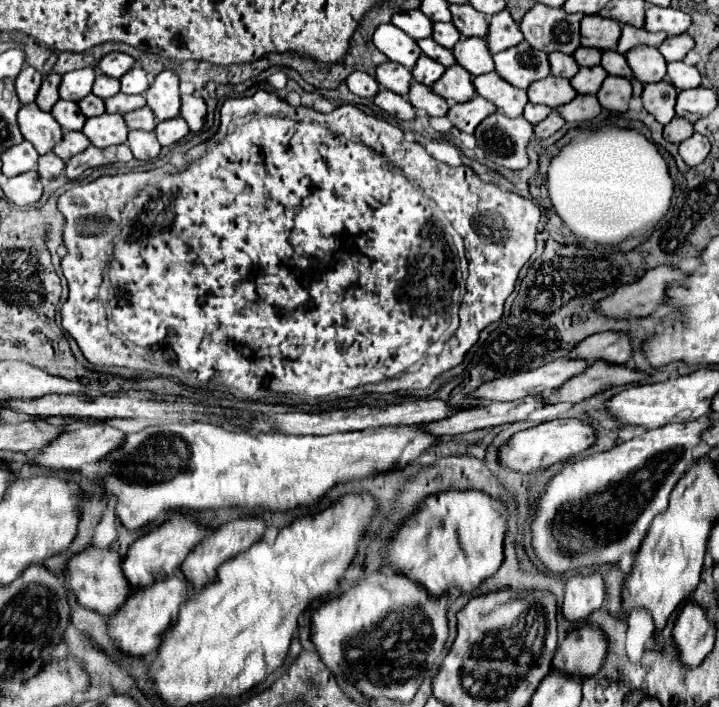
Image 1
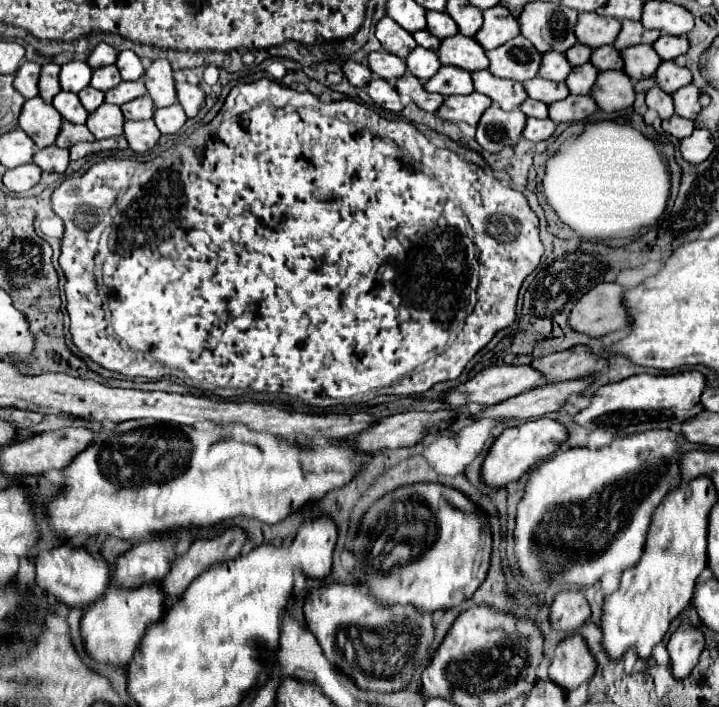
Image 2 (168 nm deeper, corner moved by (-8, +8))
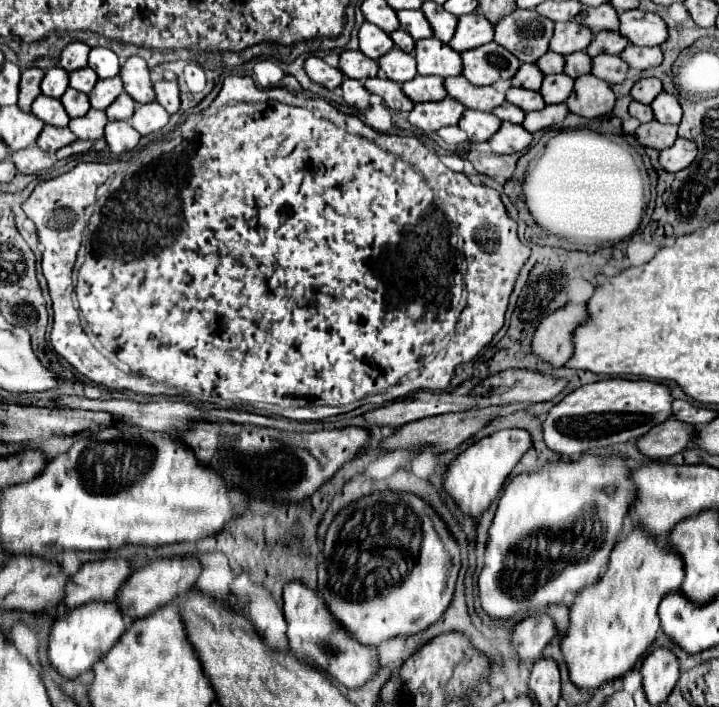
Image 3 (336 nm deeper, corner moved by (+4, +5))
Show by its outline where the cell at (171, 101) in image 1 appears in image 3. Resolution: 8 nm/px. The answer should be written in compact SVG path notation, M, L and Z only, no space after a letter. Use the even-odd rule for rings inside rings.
M130 56L120 66L120 78L124 82L124 90L138 102L146 104L154 100L154 88L150 82L150 70L140 56Z

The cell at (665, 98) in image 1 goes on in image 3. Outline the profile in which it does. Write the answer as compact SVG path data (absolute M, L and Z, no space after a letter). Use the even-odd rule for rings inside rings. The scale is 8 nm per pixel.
M632 102L628 112L630 112L630 116L638 118L640 122L650 122L650 120L654 118L654 114L652 114L652 108L650 108L648 104L640 104L640 102Z

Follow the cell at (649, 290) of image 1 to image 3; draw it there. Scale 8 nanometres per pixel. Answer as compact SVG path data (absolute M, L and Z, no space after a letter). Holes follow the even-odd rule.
M566 304L546 316L534 332L532 354L552 368L560 368L572 356L572 332L586 318L586 304Z

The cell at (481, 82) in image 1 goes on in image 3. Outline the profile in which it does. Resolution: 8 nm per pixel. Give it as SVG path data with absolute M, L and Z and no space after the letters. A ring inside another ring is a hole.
M464 76L446 78L444 80L444 88L446 88L450 98L458 100L460 104L464 104L470 110L490 112L490 110L494 110L496 106L500 106L504 102L504 94L496 92L492 86L476 88Z

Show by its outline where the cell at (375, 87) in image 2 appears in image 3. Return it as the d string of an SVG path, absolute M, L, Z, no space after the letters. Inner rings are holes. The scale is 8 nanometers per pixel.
M346 78L346 80L340 84L340 88L342 88L342 98L344 98L350 106L360 108L360 110L364 110L364 108L370 106L370 104L368 104L370 92L364 88L364 84L362 84L360 80L350 80L350 78Z

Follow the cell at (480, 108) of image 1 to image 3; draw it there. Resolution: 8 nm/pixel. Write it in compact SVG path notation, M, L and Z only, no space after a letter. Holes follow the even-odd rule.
M444 98L440 102L424 102L424 104L414 104L414 108L408 114L408 122L422 132L436 132L444 126L458 124L462 112L466 108L452 98Z

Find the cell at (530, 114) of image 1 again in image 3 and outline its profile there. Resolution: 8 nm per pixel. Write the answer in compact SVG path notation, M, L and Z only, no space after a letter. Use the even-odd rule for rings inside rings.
M504 102L504 104L500 104L496 110L492 110L500 120L506 120L506 122L512 122L512 124L520 124L522 120L524 120L524 112L518 108L518 106L514 106L514 104L510 104L510 102Z

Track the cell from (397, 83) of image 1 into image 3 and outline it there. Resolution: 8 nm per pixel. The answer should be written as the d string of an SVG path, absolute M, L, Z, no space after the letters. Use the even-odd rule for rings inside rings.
M344 50L340 54L338 68L344 76L354 78L354 80L366 80L366 78L372 78L378 74L378 64L370 58L366 58L358 50Z

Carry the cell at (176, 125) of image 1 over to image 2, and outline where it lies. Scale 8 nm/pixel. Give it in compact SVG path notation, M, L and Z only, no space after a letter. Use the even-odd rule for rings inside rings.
M174 103L170 107L164 107L164 109L158 109L154 113L154 123L164 135L176 133L186 123L186 119L188 117L184 115L184 109L178 103Z

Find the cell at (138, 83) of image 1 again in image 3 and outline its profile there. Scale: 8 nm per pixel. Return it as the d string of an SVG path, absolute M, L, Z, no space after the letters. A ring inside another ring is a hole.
M92 48L88 54L88 66L98 74L98 78L112 78L120 72L118 56L108 48Z

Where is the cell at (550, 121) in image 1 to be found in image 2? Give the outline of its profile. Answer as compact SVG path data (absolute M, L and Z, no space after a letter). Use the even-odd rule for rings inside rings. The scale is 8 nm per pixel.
M528 117L528 123L526 123L526 129L524 129L524 137L530 139L530 141L544 141L548 137L552 137L552 133L556 131L556 123L552 119L532 119Z

